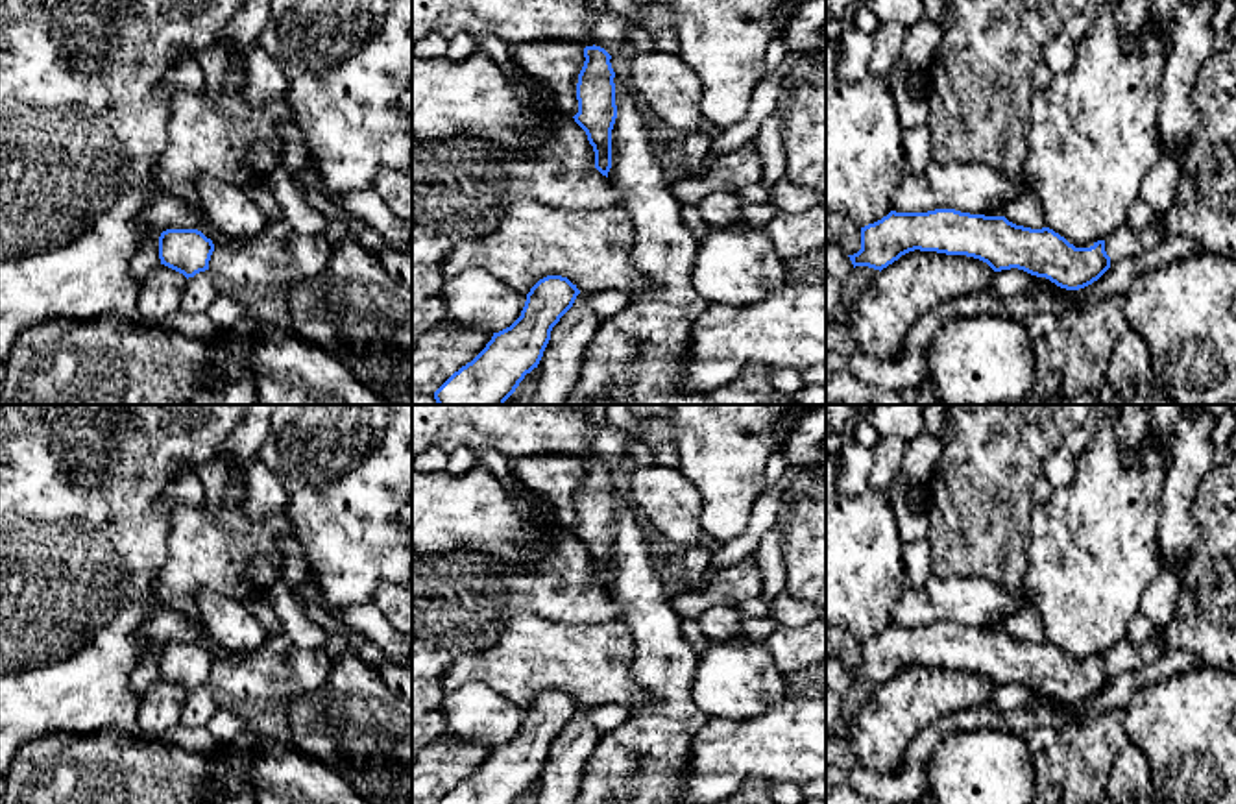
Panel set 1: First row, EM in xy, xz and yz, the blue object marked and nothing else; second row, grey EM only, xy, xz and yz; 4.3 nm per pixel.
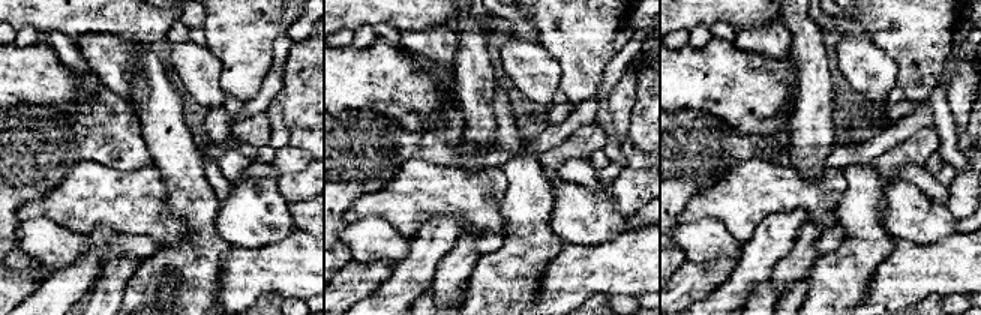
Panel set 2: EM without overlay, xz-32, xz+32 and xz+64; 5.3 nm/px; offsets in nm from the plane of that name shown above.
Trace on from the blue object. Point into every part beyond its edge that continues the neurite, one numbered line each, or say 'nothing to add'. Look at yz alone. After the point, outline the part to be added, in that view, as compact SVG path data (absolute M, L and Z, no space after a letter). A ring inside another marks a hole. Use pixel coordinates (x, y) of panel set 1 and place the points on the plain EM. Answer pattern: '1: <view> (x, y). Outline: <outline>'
nothing to add

